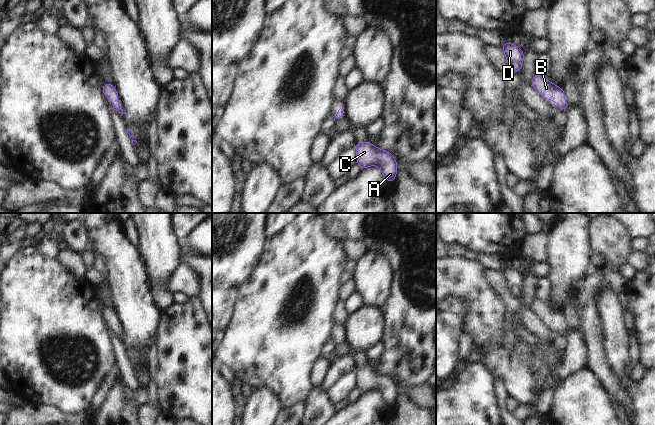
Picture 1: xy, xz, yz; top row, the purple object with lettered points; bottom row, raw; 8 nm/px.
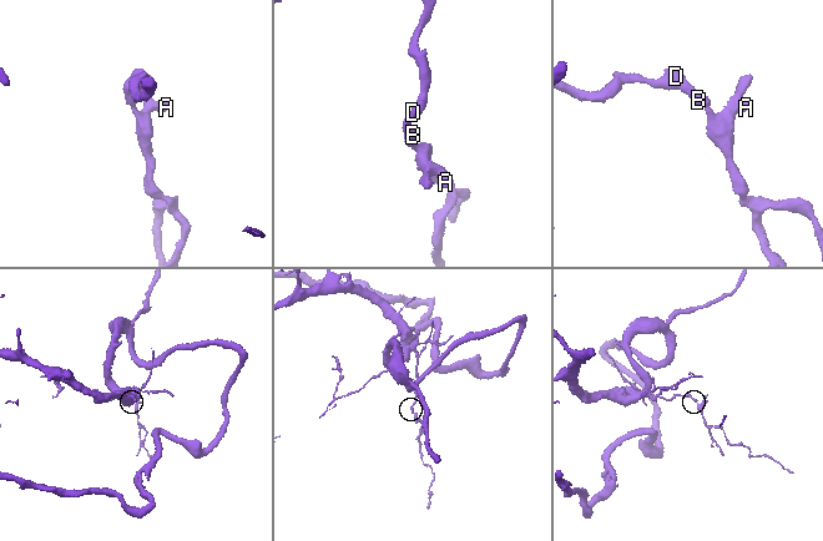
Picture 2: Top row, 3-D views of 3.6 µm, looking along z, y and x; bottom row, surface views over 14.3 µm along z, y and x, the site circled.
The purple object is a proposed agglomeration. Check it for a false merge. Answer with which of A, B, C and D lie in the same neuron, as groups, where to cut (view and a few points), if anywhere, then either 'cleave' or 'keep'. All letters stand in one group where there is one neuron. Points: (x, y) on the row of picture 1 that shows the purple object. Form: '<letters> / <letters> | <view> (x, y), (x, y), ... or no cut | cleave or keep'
A B C D | no cut | keep

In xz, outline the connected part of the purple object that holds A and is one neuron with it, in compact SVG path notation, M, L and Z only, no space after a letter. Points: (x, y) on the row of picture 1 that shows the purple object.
M368 140L364 143L357 141L355 148L357 152L356 164L360 166L361 170L371 165L377 165L390 184L395 181L397 161L390 152L374 147Z

